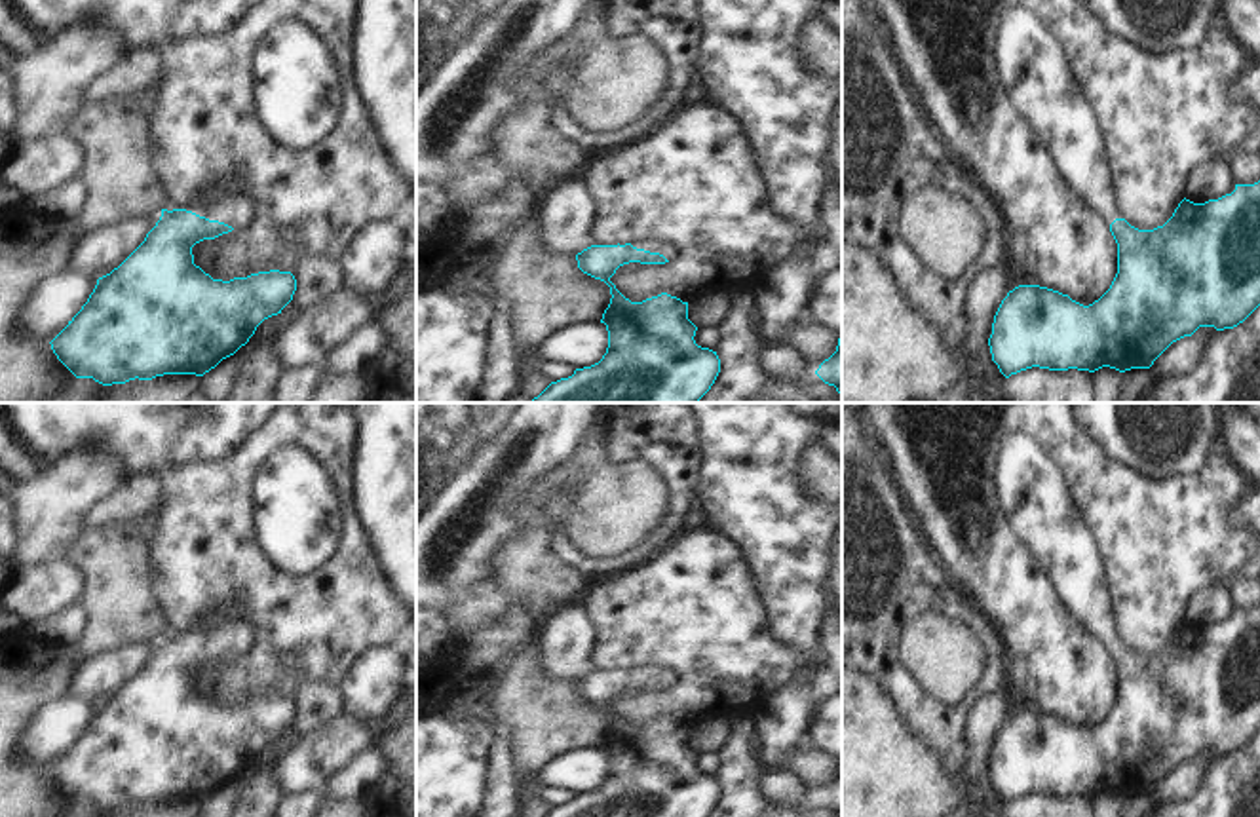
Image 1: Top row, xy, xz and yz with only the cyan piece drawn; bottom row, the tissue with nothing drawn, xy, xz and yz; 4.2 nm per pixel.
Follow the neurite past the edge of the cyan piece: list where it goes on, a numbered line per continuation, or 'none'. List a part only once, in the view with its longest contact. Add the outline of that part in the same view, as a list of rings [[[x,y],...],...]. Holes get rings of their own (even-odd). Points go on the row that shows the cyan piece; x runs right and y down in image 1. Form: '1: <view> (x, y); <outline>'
1: xy (227, 202); [[[226,179],[207,188],[186,211],[232,228],[243,228],[253,217],[255,203],[238,180]]]

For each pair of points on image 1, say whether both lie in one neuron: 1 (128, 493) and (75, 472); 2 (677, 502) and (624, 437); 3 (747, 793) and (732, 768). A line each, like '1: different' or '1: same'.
1: different
2: same
3: same

